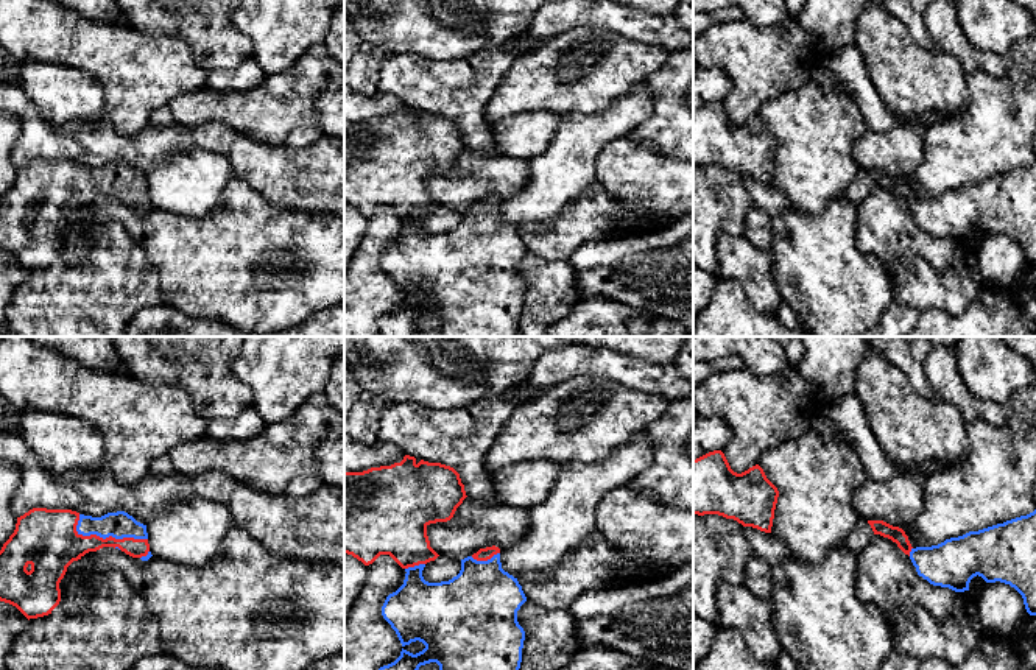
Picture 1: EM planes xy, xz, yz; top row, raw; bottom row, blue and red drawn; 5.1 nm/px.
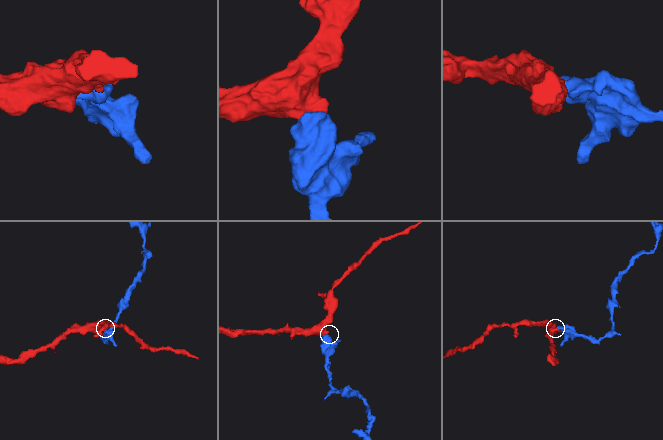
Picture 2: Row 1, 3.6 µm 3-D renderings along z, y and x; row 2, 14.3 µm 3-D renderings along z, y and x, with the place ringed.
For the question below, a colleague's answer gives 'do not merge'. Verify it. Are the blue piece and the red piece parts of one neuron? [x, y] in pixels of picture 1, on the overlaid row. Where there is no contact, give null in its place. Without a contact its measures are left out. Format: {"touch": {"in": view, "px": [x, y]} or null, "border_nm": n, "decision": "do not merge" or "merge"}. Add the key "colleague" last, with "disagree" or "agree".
{"touch": {"in": "xy", "px": [109, 535]}, "border_nm": 380, "decision": "merge", "colleague": "disagree"}

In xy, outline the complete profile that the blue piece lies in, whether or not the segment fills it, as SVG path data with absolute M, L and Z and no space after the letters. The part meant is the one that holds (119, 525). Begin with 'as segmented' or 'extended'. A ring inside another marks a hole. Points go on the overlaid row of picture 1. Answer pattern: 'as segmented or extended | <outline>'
extended | M30 510L17 517L14 533L0 550L0 601L16 606L28 620L51 614L61 601L59 583L67 567L103 547L118 548L142 561L153 556L146 525L125 511L92 517L72 510Z

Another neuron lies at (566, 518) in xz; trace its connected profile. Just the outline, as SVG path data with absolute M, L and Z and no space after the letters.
M640 430L604 461L566 463L550 495L527 510L528 533L500 550L502 569L514 578L553 573L564 555L595 530L595 510L600 500L612 489L626 486L651 461L648 433Z

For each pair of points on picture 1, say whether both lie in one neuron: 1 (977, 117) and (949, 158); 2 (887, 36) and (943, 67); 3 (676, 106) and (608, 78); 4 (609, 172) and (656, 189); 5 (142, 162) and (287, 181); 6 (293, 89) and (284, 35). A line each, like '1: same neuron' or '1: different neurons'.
1: same neuron
2: same neuron
3: different neurons
4: same neuron
5: same neuron
6: different neurons

